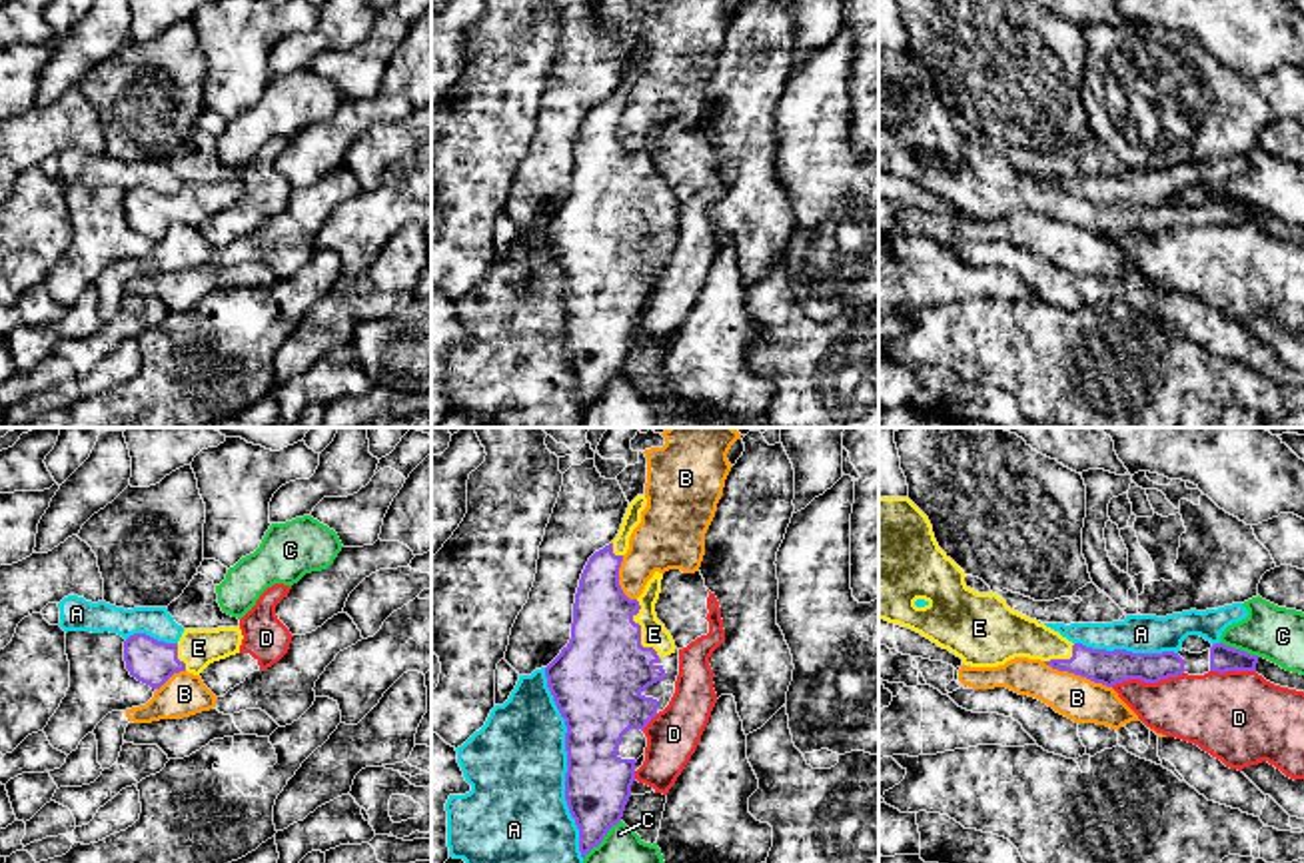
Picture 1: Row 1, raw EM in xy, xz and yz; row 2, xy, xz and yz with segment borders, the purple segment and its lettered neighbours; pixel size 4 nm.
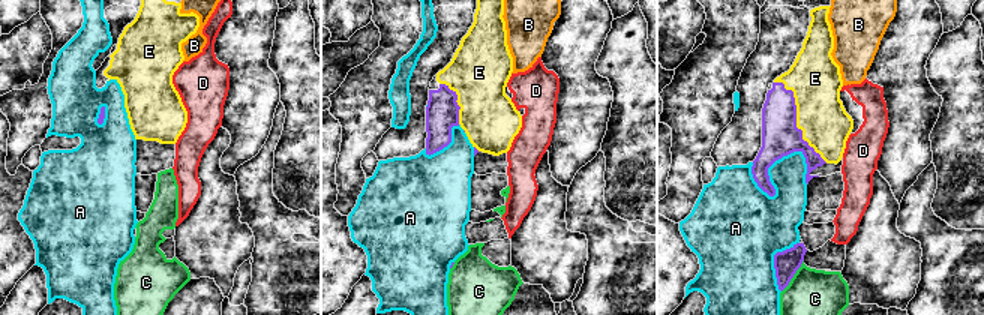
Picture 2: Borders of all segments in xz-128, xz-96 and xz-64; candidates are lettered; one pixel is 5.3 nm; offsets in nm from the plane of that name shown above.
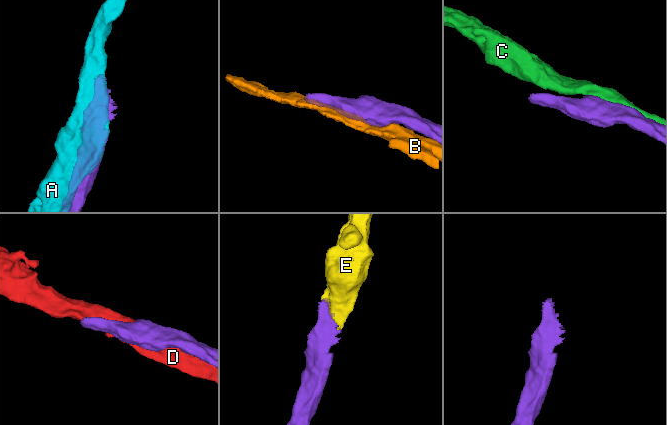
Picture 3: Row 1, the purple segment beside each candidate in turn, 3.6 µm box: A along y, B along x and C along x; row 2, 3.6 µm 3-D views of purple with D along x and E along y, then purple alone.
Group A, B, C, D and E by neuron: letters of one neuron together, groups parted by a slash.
A / B / C / D / E

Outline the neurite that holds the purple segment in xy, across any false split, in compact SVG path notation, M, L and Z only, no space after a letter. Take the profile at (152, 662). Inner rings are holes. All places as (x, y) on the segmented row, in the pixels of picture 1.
M184 629L178 643L134 633L124 641L126 669L138 681L160 689L174 673L200 675L210 663L240 653L242 629Z

